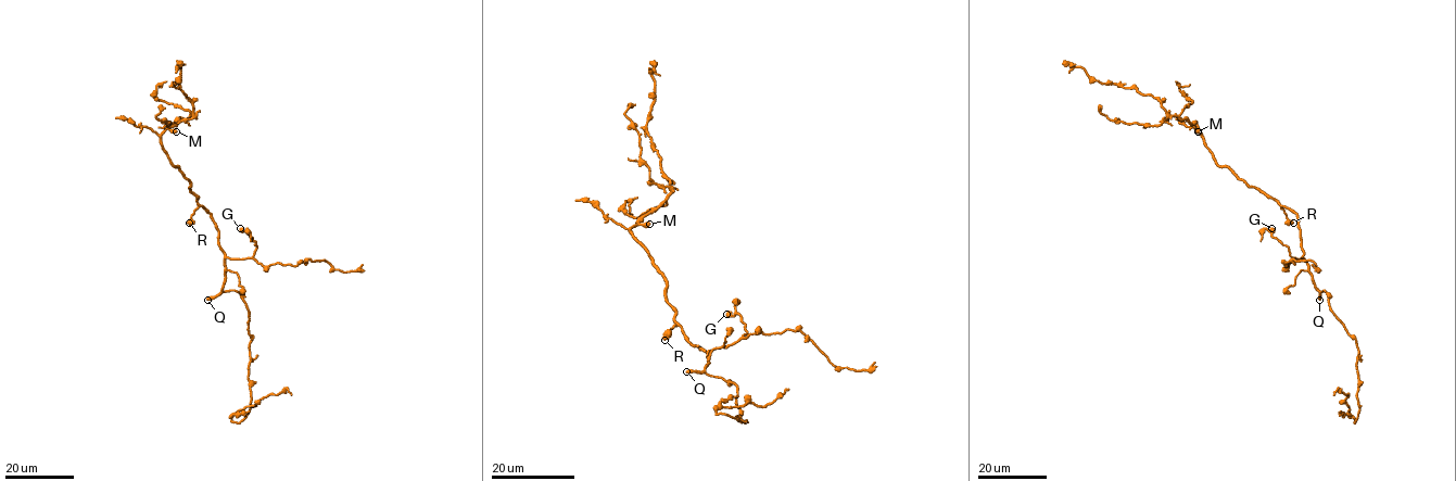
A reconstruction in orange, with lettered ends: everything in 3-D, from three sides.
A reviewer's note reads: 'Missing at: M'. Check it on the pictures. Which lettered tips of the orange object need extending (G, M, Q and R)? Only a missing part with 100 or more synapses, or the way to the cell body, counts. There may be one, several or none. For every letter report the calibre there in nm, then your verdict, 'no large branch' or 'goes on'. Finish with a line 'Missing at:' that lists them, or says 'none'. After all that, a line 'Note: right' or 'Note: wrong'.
G: 650 nm thick; no large branch
M: 550 nm thick; no large branch
Q: 360 nm thick; goes on
R: 600 nm thick; no large branch
Missing at: Q
Note: wrong

